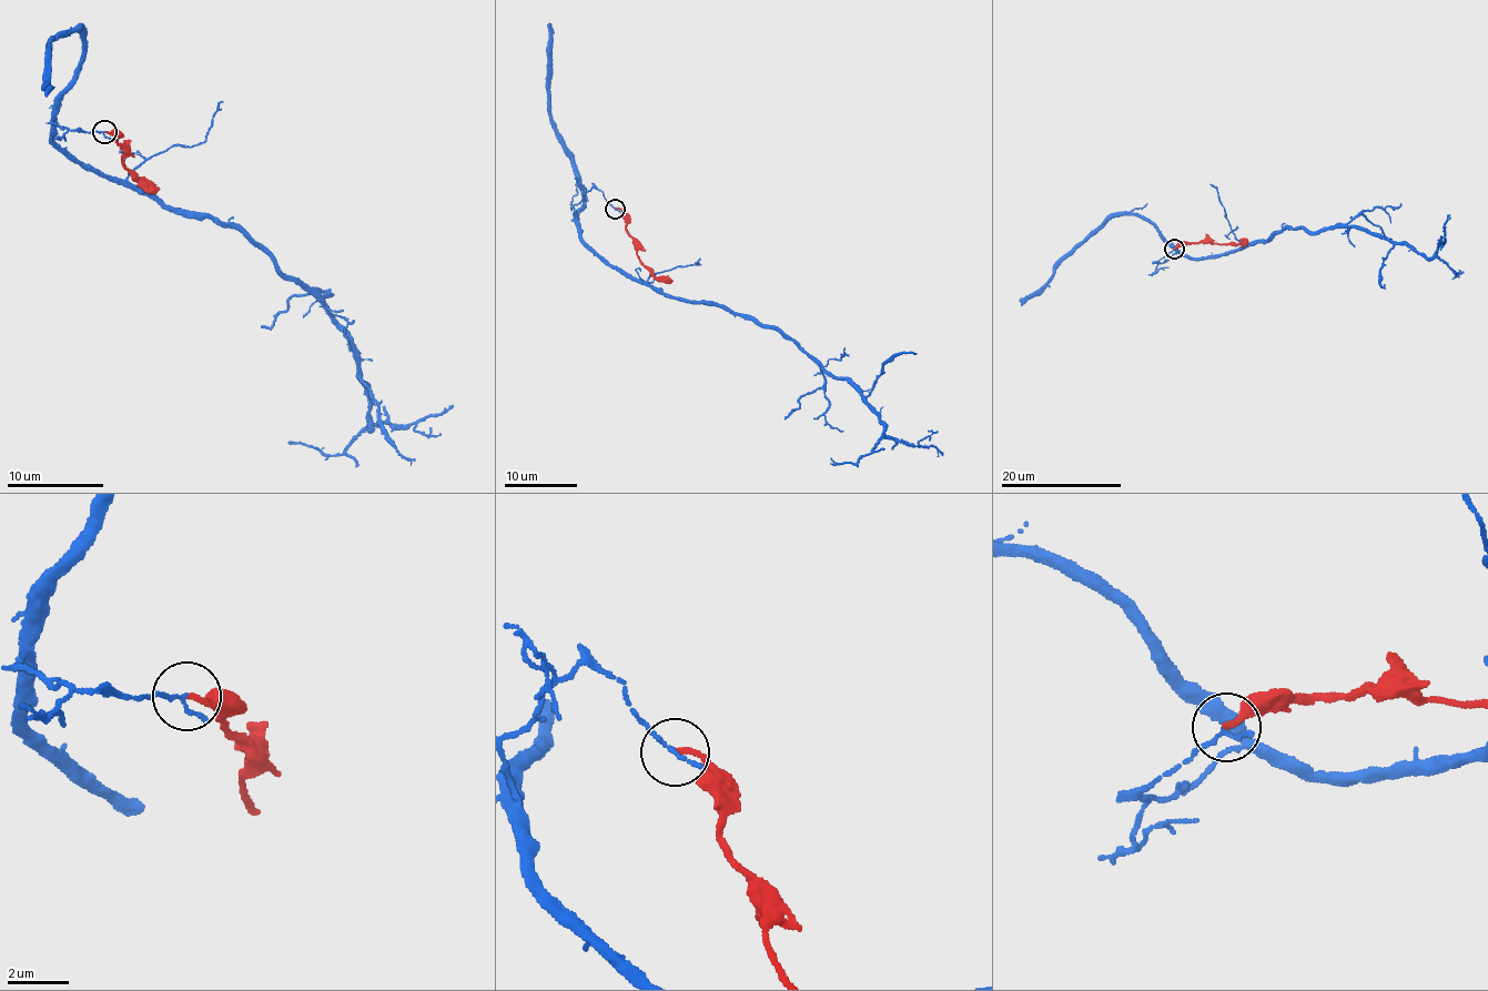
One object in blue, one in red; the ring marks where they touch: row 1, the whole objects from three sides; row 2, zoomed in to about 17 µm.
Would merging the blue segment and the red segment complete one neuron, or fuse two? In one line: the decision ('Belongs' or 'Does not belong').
Does not belong

